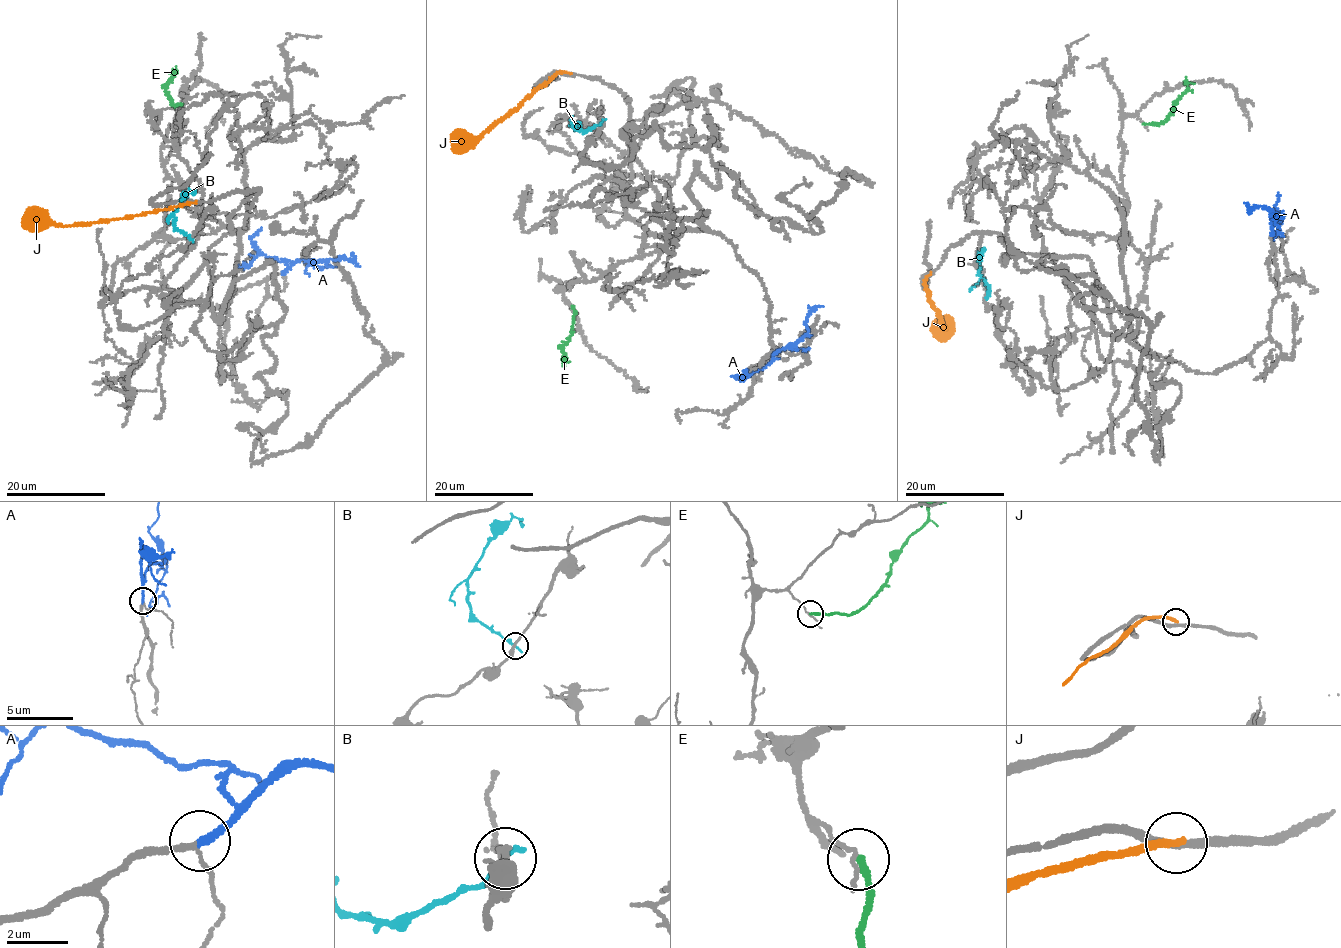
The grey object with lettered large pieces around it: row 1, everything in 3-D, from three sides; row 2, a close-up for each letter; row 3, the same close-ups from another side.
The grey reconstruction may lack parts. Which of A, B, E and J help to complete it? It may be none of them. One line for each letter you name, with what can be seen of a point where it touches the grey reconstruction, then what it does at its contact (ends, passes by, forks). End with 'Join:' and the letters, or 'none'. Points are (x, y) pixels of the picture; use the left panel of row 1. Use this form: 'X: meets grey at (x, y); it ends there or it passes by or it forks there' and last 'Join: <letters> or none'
A: meets grey at (283, 272); it ends there
Join: A

